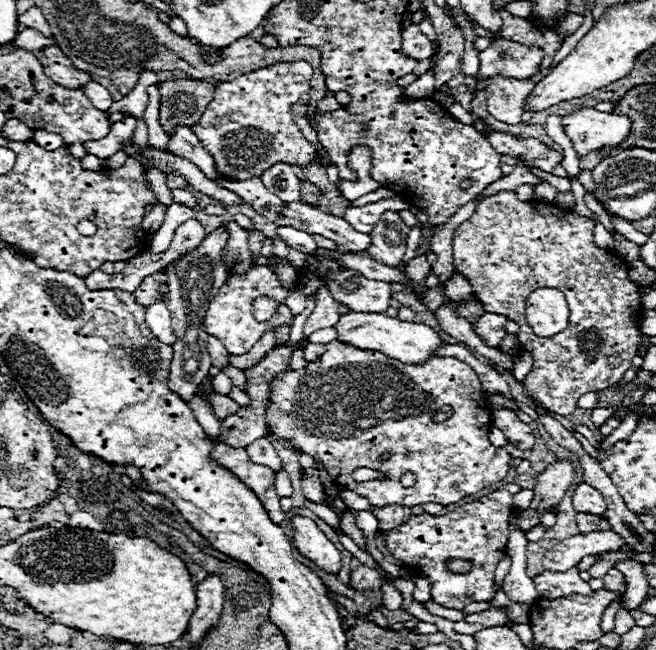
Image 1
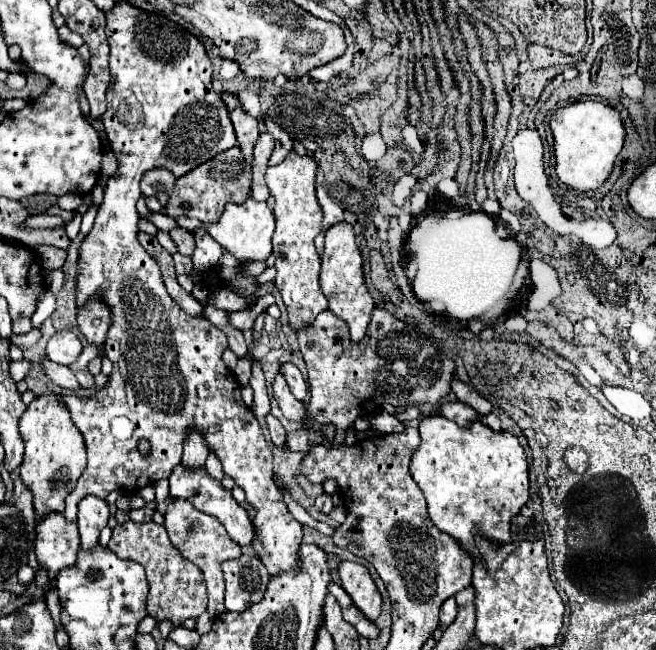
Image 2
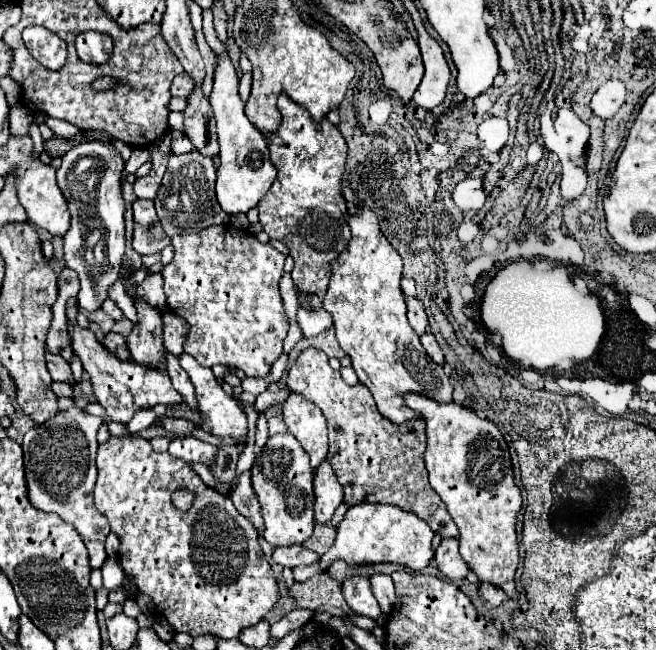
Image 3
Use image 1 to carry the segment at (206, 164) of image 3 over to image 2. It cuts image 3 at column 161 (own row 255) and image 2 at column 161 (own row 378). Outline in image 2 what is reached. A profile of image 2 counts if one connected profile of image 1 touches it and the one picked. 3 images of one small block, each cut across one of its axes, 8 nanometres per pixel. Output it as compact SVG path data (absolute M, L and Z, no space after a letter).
M154 168L142 176L140 188L142 188L144 196L156 196L162 204L166 204L170 192L174 188L174 182L176 182L176 176L170 170Z

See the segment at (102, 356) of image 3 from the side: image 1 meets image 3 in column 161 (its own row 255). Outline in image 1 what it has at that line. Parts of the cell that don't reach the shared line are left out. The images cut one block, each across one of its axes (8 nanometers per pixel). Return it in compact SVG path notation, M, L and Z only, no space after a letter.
M392 210L384 212L380 222L368 236L370 236L370 246L366 248L366 252L376 262L382 262L386 266L396 266L402 260L406 252L408 226L400 220L398 214L394 214Z

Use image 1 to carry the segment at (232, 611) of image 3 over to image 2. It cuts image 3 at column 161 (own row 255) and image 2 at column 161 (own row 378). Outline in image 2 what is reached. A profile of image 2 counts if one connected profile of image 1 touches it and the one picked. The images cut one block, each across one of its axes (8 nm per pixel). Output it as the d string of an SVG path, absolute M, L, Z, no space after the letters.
M126 522L112 530L112 538L108 542L108 548L124 560L134 560L144 566L148 584L150 584L150 596L148 596L148 612L158 622L172 620L176 626L180 626L186 618L198 618L202 612L206 612L206 584L202 570L198 570L192 562L188 562L180 552L172 546L166 528L162 524L146 522L146 524L134 524Z

